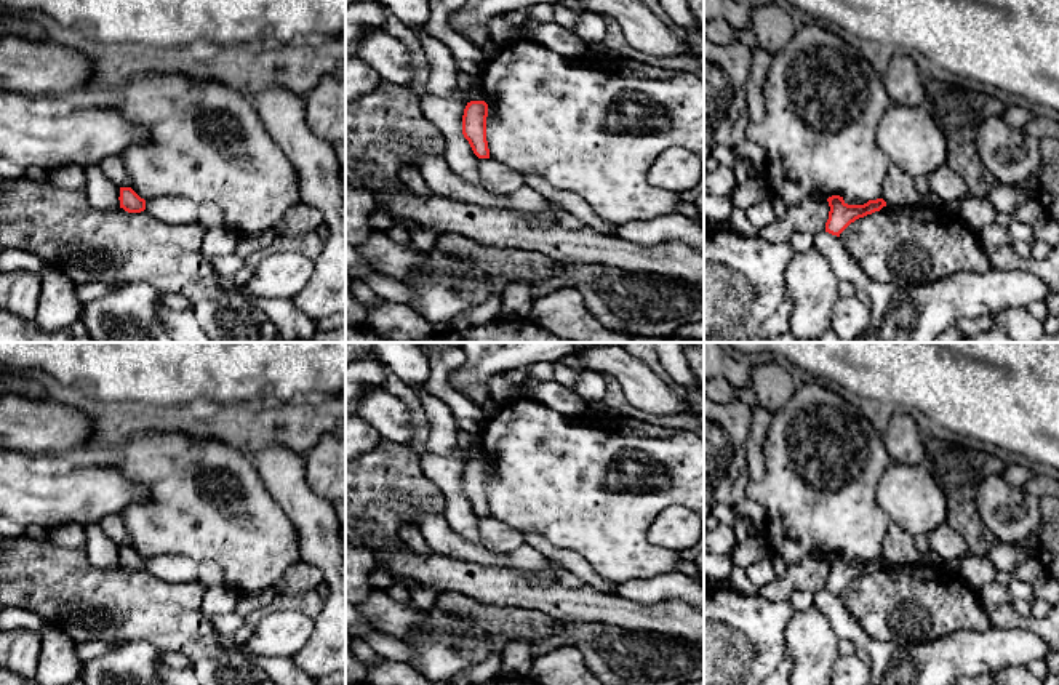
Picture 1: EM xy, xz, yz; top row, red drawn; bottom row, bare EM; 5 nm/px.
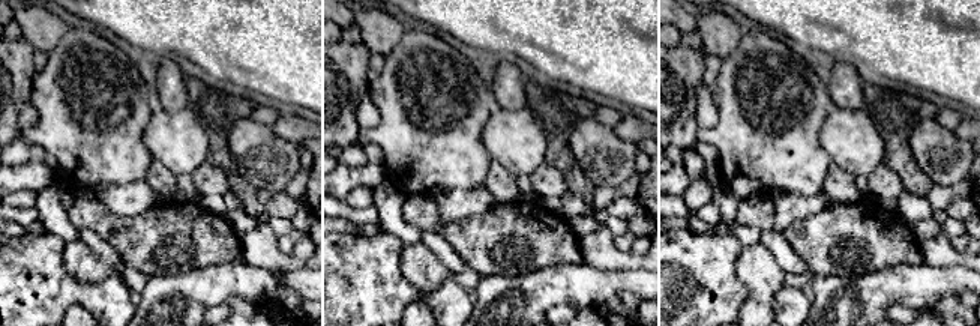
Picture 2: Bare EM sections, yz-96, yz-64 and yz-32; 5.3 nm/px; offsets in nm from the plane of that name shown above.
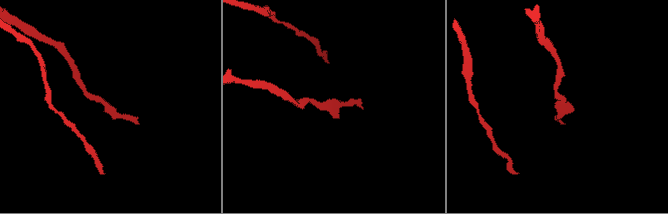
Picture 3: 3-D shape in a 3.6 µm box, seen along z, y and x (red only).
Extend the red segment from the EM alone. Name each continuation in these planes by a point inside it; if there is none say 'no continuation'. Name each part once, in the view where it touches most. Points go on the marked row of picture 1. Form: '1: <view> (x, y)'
no continuation

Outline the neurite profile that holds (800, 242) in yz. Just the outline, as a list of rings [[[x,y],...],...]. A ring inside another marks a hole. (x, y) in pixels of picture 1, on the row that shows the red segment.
[[[808,230],[805,232],[800,232],[800,234],[792,234],[790,235],[790,246],[795,250],[795,251],[809,251],[814,248],[813,245],[814,242],[814,235]]]

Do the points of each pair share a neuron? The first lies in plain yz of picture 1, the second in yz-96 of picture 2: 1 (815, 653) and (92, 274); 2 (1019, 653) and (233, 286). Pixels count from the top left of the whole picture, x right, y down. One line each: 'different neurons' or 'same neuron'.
1: same neuron
2: same neuron

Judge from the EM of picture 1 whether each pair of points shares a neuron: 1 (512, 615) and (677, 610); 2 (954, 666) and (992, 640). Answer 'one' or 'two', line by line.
1: two
2: one

